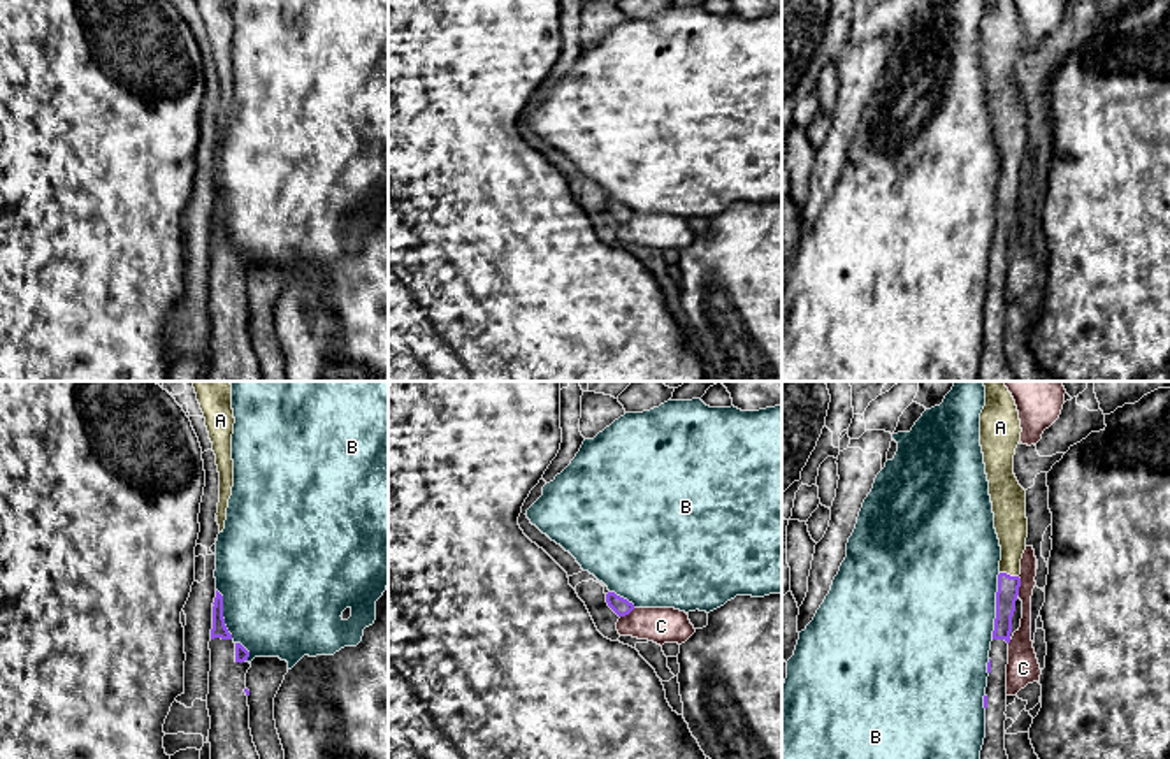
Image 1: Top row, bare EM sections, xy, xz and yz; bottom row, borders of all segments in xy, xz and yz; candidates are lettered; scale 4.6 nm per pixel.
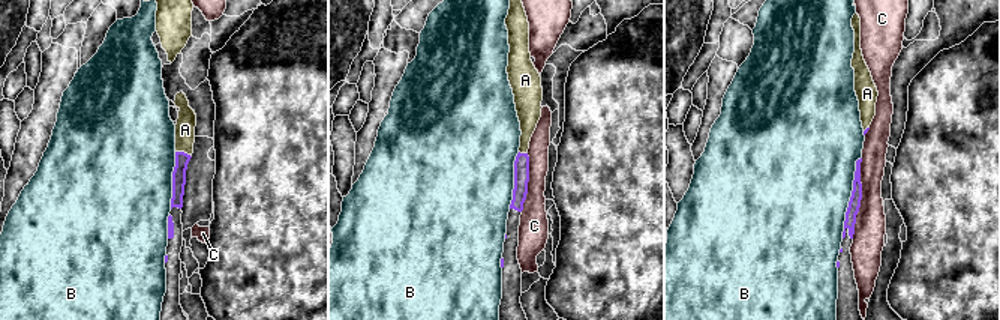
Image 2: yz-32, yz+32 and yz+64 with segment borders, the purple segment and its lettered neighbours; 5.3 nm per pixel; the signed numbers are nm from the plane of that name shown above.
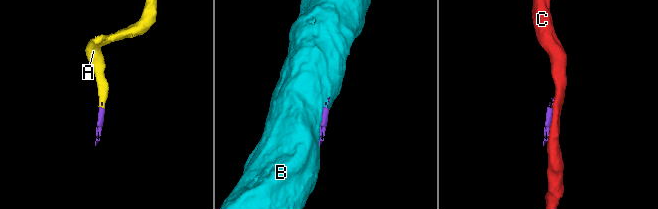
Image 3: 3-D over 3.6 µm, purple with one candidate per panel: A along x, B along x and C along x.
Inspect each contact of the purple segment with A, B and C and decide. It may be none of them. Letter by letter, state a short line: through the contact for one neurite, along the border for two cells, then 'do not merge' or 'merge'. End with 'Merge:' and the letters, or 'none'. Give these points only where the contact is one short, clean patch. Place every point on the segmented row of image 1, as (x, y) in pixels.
A: line yz (1009, 585), (1009, 575), (1011, 522); merge
B: do not merge
C: do not merge
Merge: A

